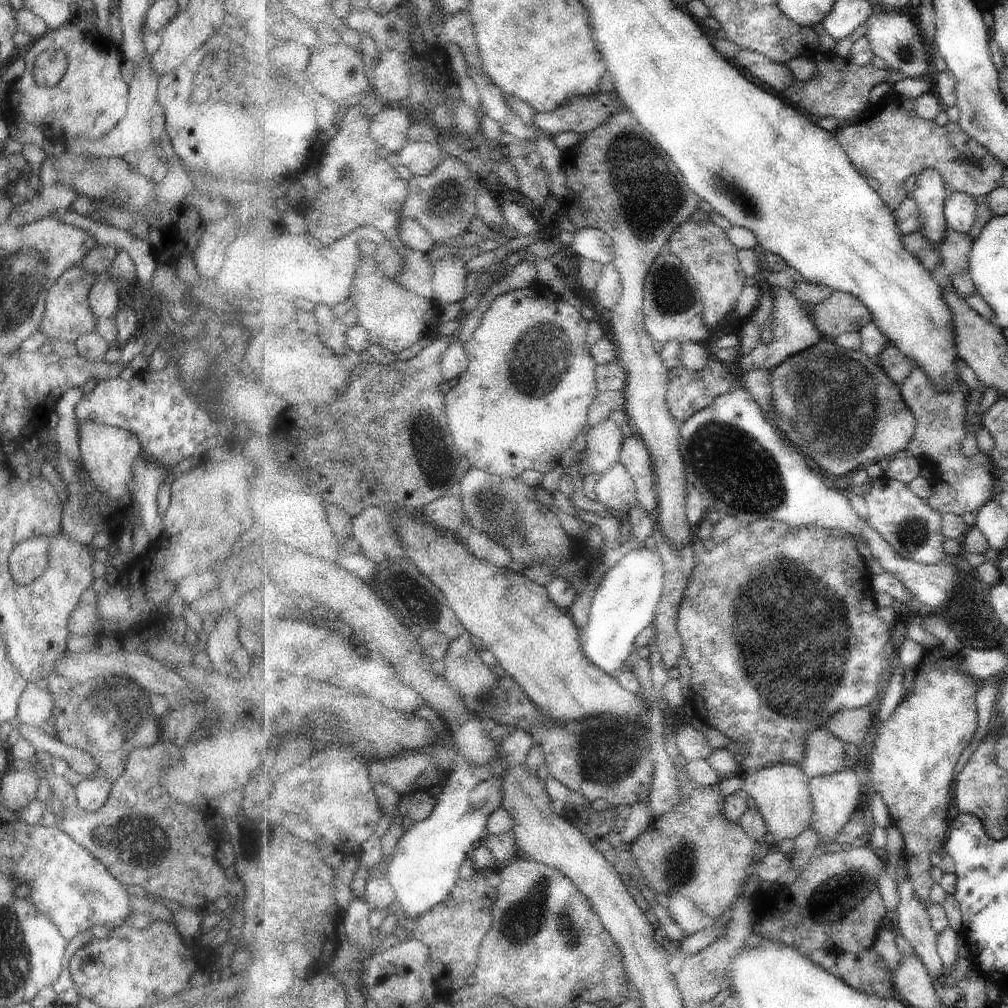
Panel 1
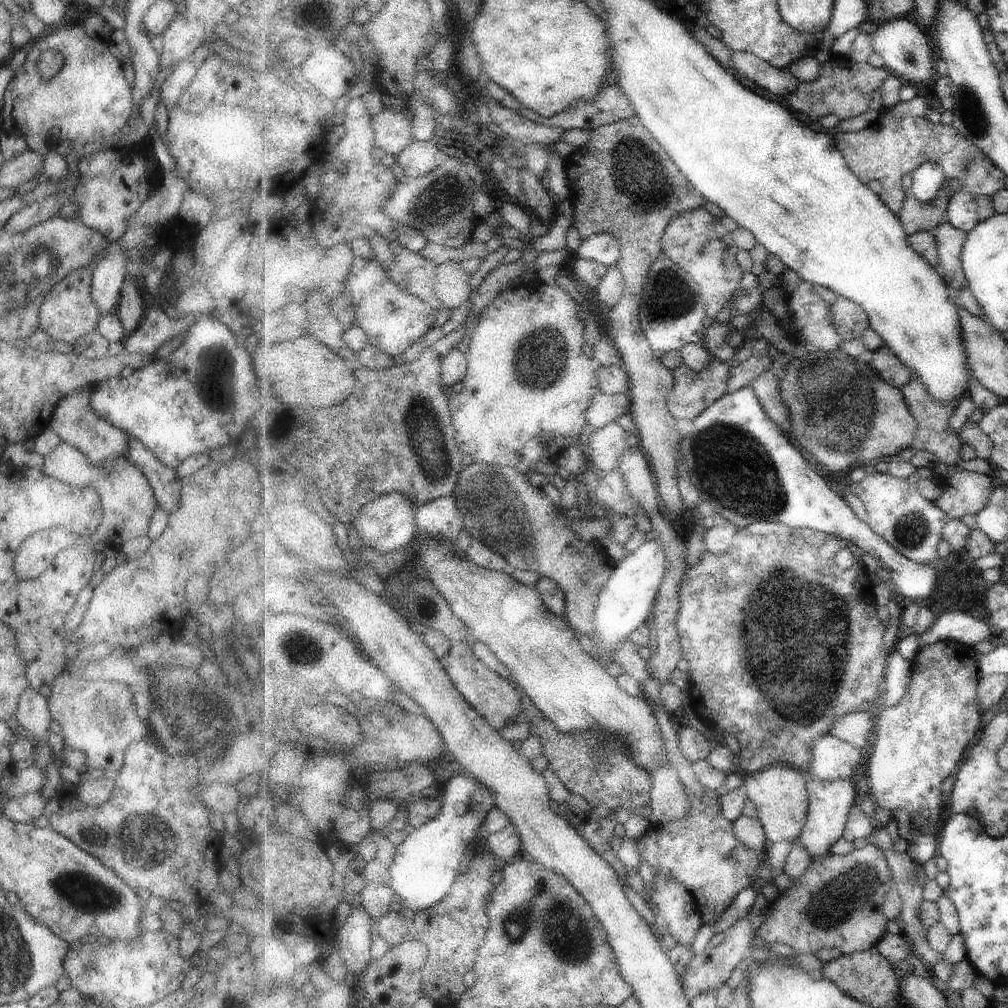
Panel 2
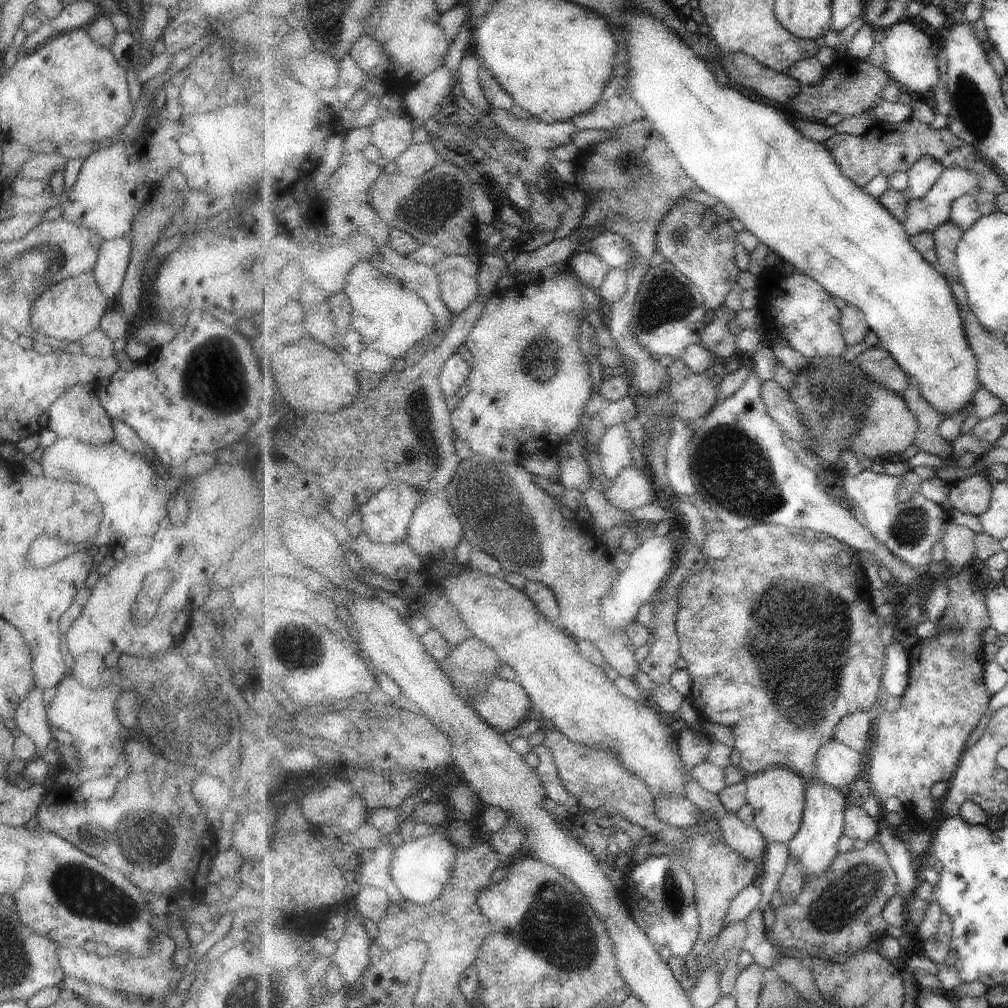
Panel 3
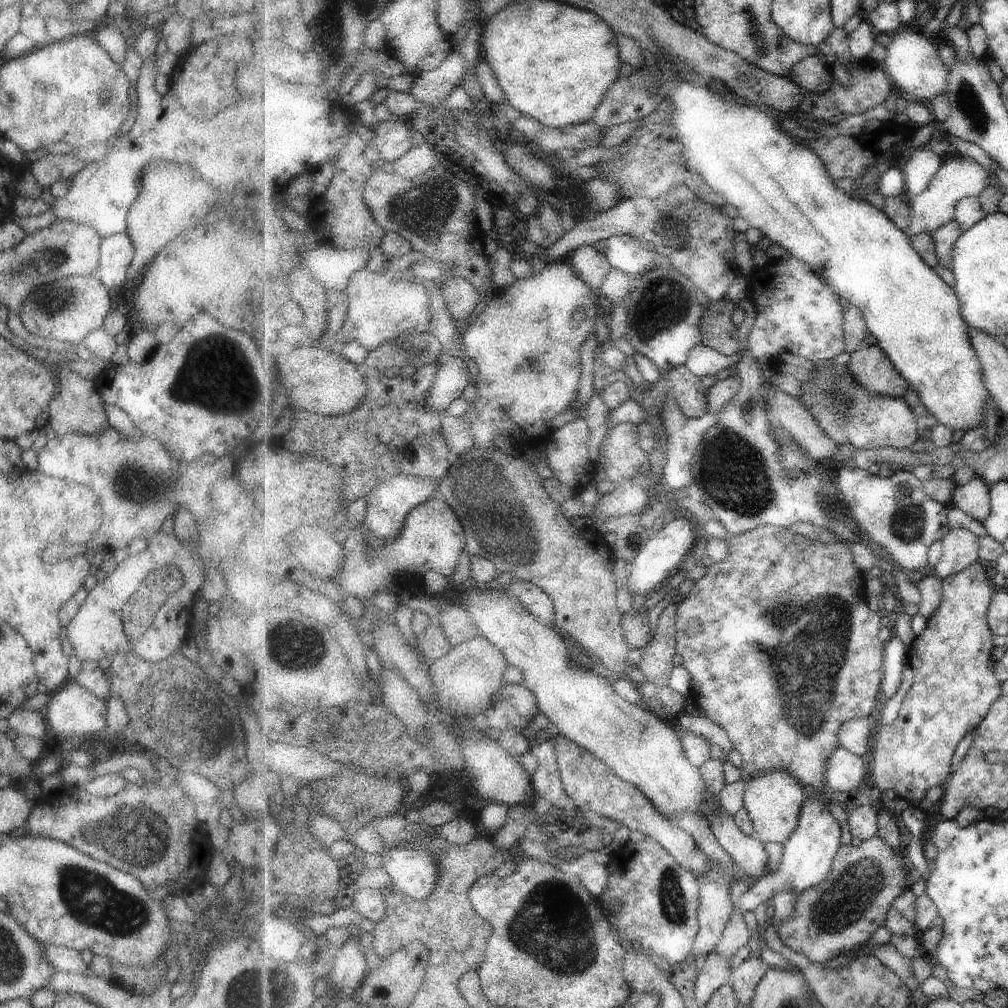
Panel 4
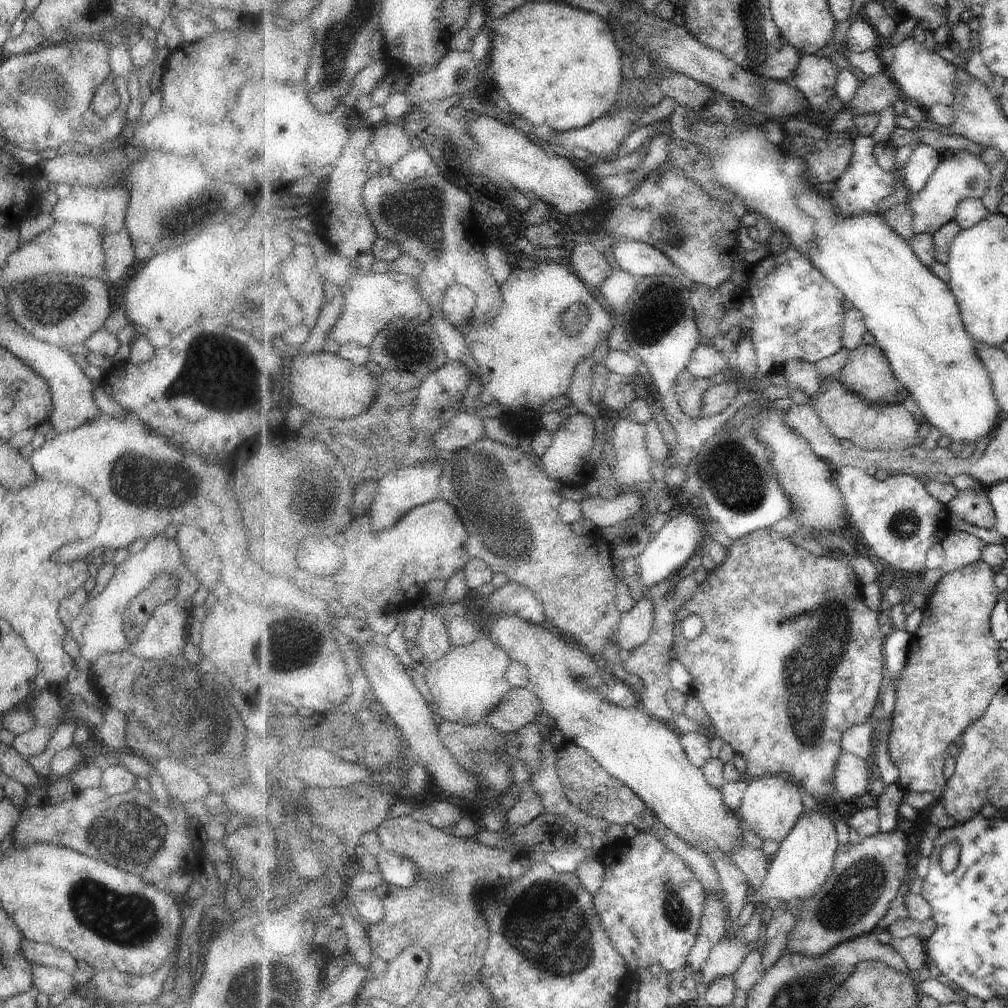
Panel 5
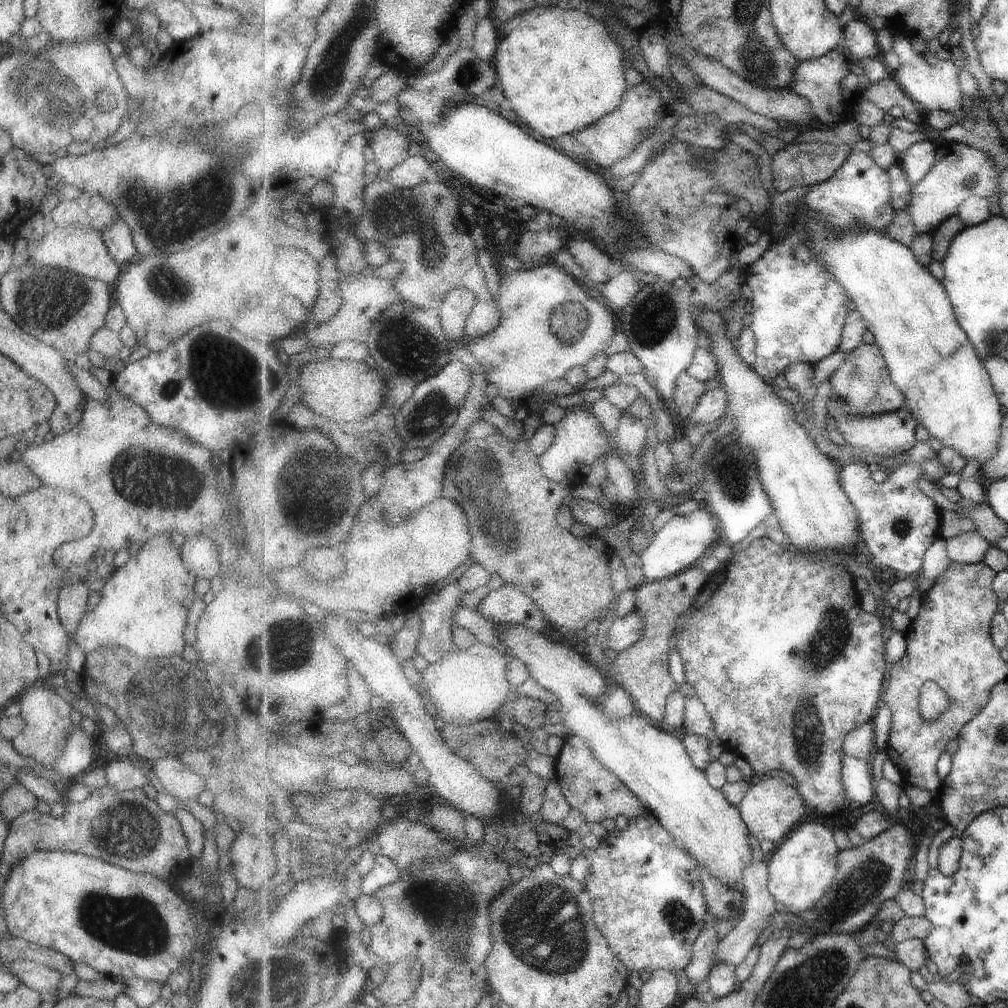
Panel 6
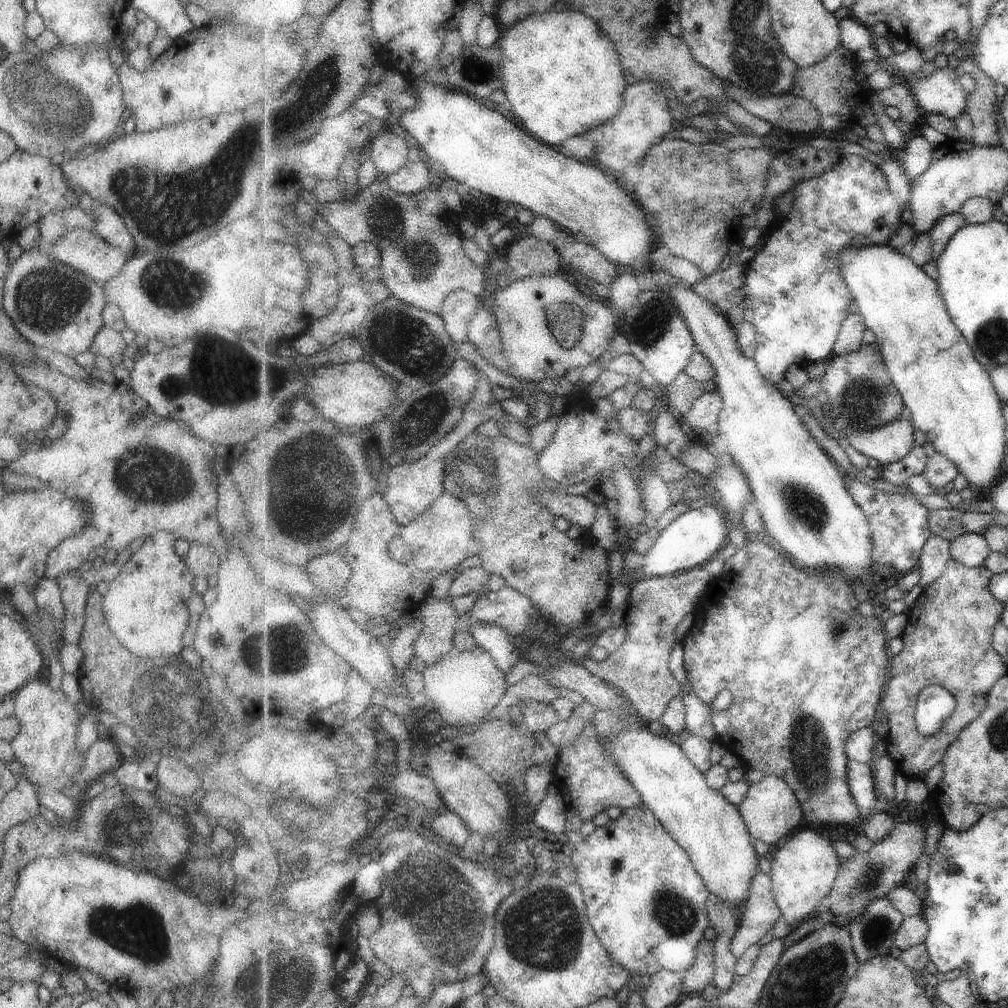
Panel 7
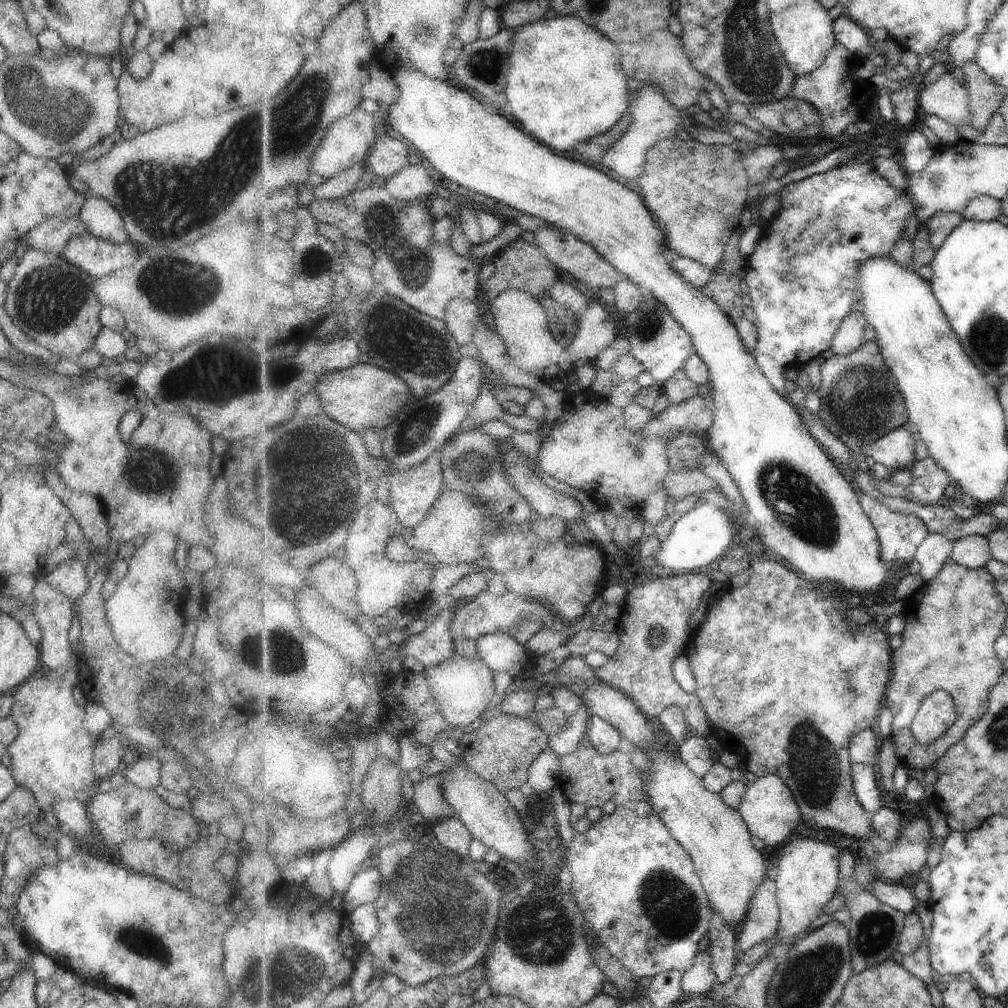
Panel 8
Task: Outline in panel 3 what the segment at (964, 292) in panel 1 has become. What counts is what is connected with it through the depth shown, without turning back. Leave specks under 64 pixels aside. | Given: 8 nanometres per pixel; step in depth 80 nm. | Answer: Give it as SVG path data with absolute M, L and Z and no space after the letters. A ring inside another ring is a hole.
M949 221L936 228L932 234L938 254L938 270L949 282L960 280L956 250L964 230L961 230L956 222Z

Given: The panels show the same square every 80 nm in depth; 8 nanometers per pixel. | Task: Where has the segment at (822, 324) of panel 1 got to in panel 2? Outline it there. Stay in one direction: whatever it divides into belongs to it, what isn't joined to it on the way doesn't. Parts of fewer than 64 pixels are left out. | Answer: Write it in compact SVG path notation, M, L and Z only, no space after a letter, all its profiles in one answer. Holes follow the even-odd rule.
M837 296L831 306L834 323L844 340L862 338L864 332L870 328L868 314L860 304Z

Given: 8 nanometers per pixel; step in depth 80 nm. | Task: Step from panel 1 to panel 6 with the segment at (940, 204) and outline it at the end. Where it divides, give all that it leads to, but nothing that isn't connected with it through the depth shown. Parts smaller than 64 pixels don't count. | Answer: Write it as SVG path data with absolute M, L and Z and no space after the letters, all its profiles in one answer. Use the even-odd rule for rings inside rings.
M925 139L914 144L905 152L898 153L899 161L913 186L919 184L929 174L941 151L941 147Z

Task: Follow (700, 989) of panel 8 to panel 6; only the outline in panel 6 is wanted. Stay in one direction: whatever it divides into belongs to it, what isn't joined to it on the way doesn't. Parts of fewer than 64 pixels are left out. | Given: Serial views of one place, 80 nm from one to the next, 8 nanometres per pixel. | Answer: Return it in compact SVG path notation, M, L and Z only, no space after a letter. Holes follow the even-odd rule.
M708 917L711 924L707 924L705 930L701 931L699 938L694 944L692 962L683 968L688 983L699 989L702 982L708 982L711 971L716 963L716 952L720 939L717 930L713 929L712 922L716 920Z

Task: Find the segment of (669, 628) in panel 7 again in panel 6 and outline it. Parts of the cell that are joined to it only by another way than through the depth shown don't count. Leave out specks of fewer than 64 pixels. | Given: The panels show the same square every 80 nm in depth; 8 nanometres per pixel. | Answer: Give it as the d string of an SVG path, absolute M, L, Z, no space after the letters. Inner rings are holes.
M696 565L675 576L643 583L634 590L635 608L642 613L644 635L633 646L614 654L609 660L612 671L598 667L607 680L630 694L634 700L635 712L649 717L653 722L663 720L669 694L679 691L678 682L672 677L669 666L678 628L677 621L693 606L710 577L703 568ZM696 695L685 700L685 722L683 725L688 735L699 735L707 740L715 740L718 737L714 720Z

